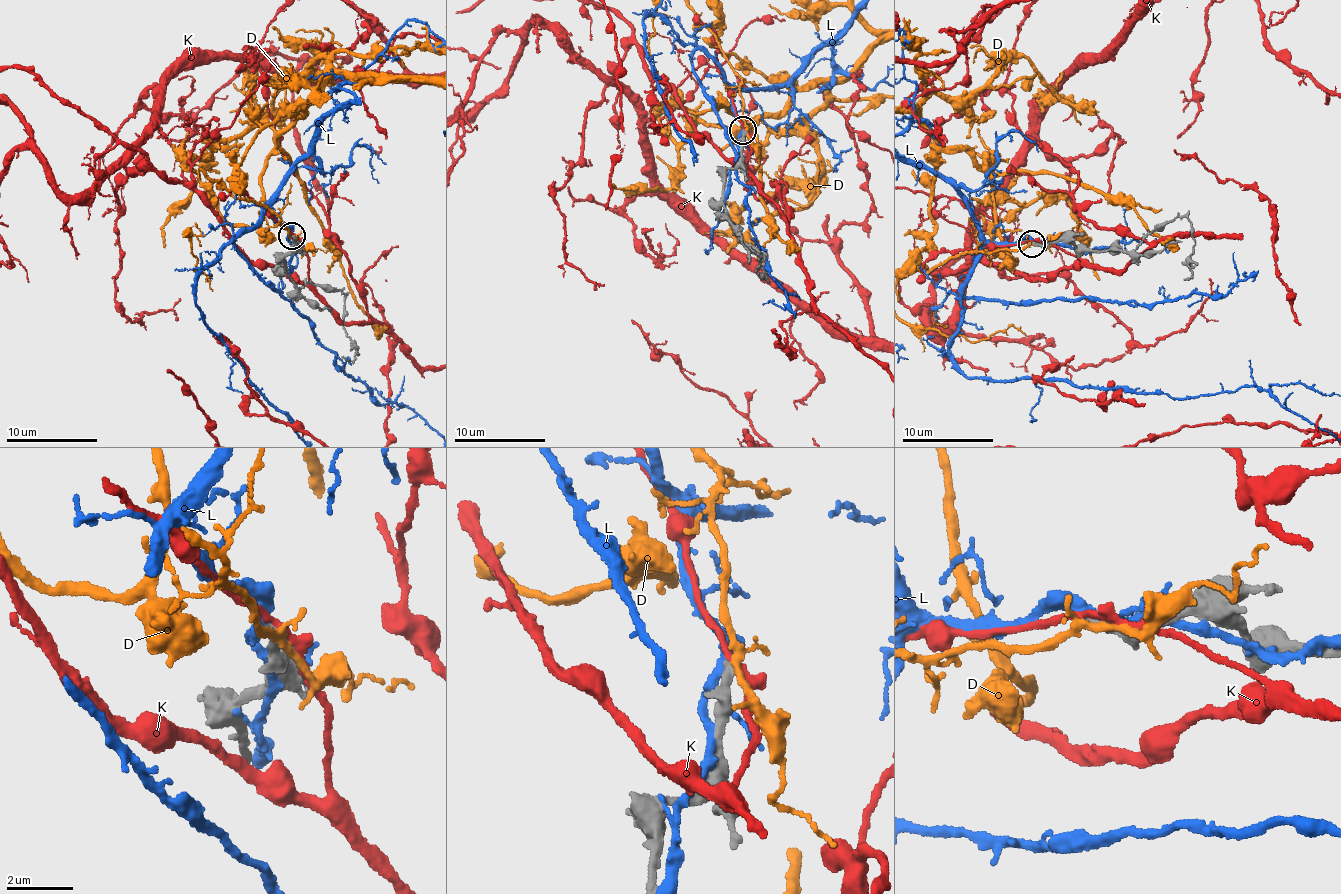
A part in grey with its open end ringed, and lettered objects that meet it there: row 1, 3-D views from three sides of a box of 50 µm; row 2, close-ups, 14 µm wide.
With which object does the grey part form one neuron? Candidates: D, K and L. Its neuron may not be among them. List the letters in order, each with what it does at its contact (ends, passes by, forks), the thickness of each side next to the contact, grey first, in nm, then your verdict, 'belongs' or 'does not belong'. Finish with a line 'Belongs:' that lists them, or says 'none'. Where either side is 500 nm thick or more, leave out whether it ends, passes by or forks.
D: it forks; calibres 300 and 190 nm; does not belong
K: it passes by; calibres 280 and 220 nm; does not belong
L: it forks; calibres 280 and 300 nm; does not belong
Belongs: none

